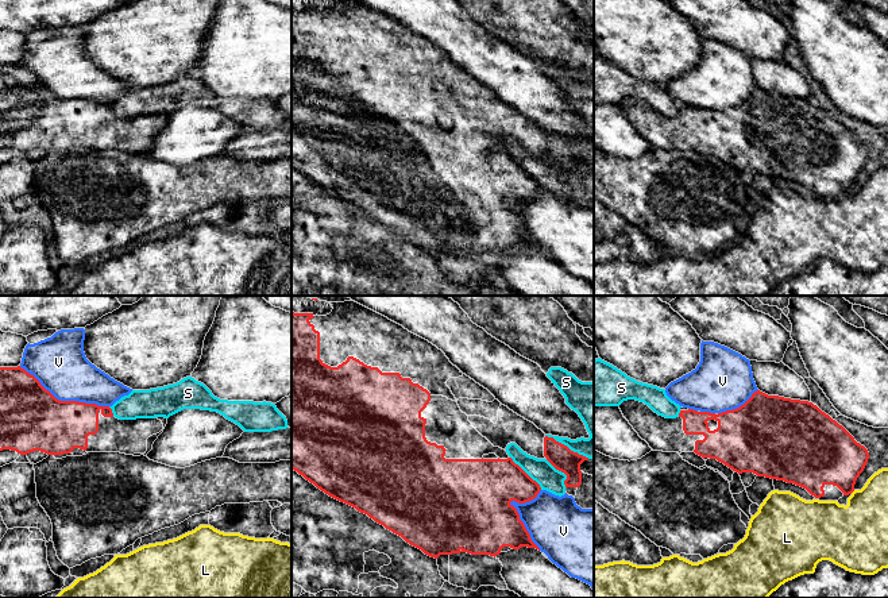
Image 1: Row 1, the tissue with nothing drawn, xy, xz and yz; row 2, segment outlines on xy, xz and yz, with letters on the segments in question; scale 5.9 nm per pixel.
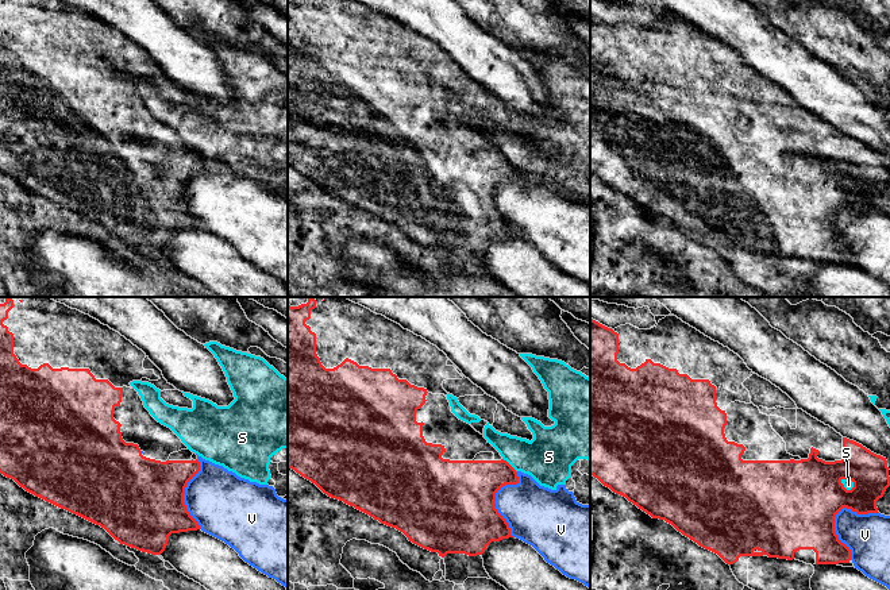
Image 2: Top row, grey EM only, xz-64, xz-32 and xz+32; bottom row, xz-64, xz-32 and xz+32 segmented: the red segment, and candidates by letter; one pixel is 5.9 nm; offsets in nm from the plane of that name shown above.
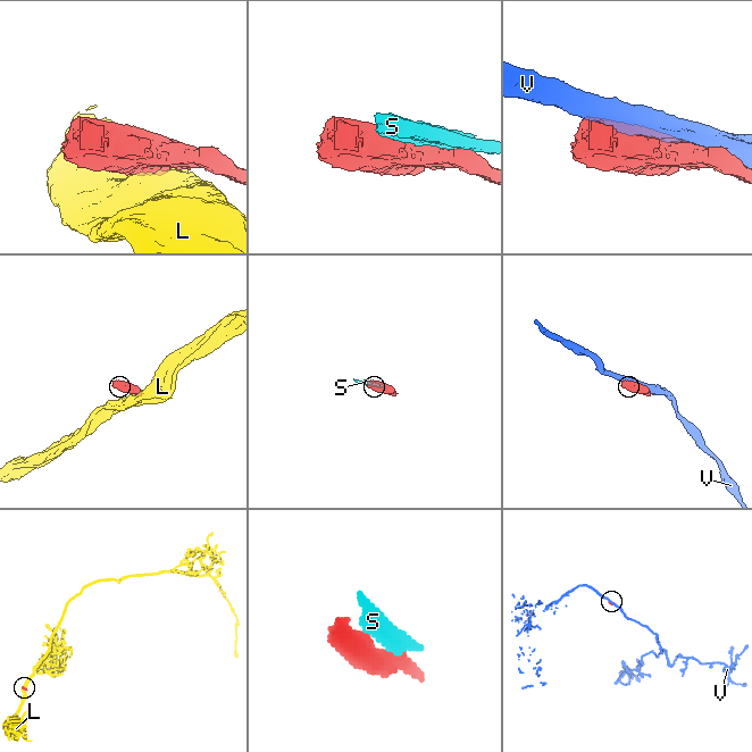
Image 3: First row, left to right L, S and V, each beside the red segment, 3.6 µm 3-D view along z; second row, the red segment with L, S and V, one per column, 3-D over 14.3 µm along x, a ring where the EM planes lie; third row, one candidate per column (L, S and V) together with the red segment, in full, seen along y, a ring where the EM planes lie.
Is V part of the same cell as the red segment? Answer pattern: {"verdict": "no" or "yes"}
{"verdict": "no"}

